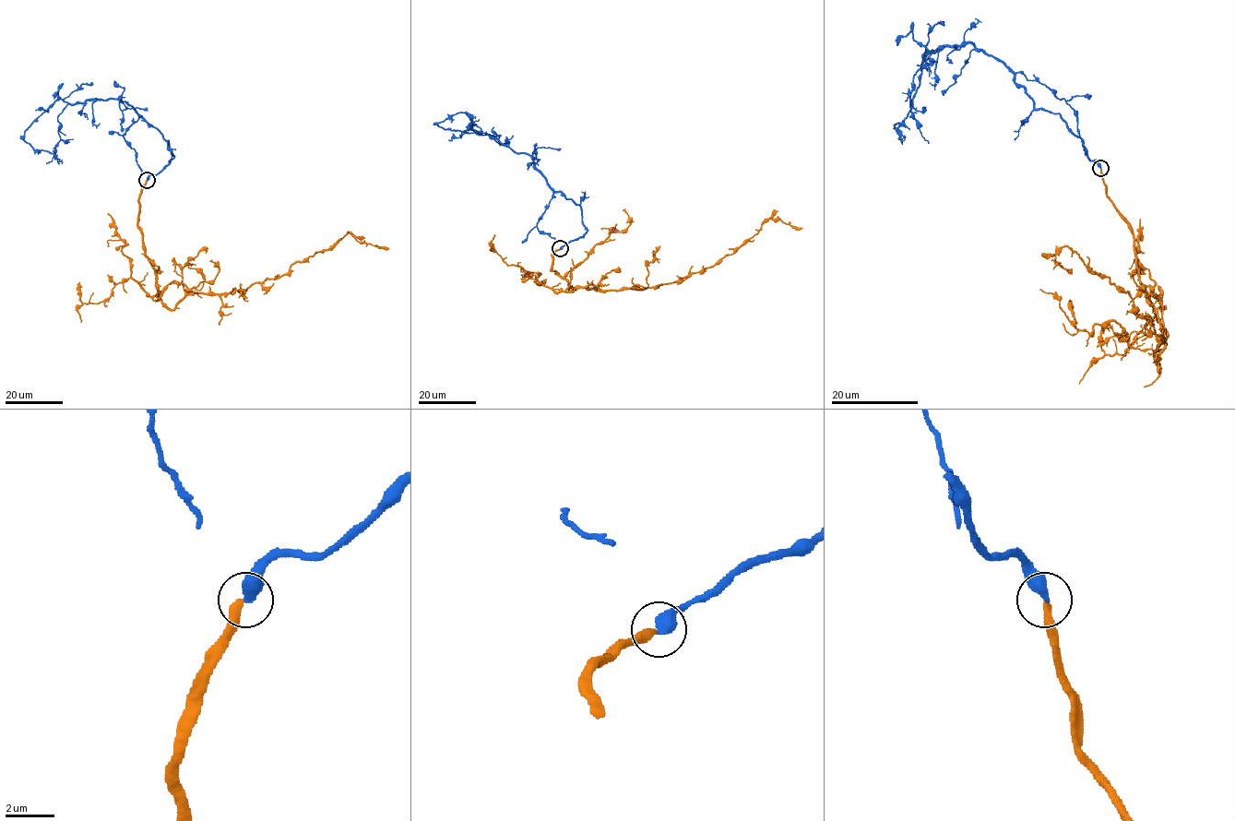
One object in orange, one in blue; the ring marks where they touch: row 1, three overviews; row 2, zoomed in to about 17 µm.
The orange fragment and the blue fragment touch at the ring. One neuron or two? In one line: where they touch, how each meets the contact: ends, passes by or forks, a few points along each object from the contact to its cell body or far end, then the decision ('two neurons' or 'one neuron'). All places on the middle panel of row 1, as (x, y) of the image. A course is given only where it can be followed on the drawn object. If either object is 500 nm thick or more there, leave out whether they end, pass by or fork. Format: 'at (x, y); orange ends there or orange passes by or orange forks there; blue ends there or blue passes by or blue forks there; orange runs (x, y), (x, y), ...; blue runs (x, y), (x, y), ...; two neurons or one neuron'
at (560, 248); orange ends there; blue ends there; orange runs (560, 249), (551, 269), (572, 291), (588, 285), (645, 289), (713, 266), (767, 220), (802, 228); blue runs (560, 249), (587, 232), (580, 207), (547, 184), (529, 155), (485, 133), (437, 124), (462, 113), (474, 117); two neurons

